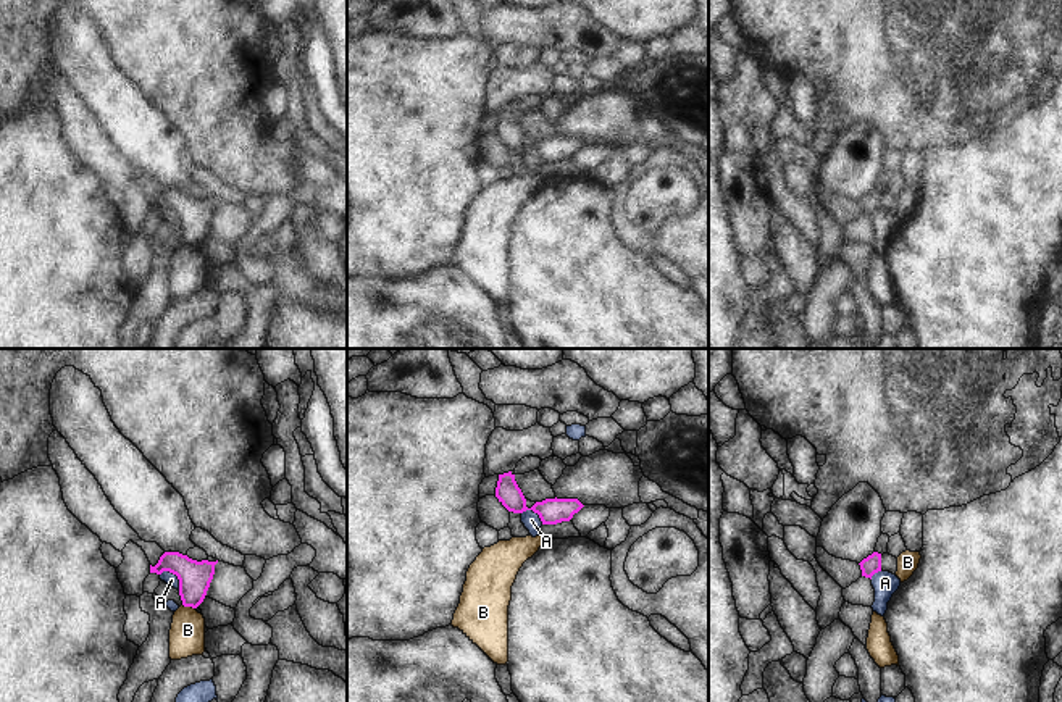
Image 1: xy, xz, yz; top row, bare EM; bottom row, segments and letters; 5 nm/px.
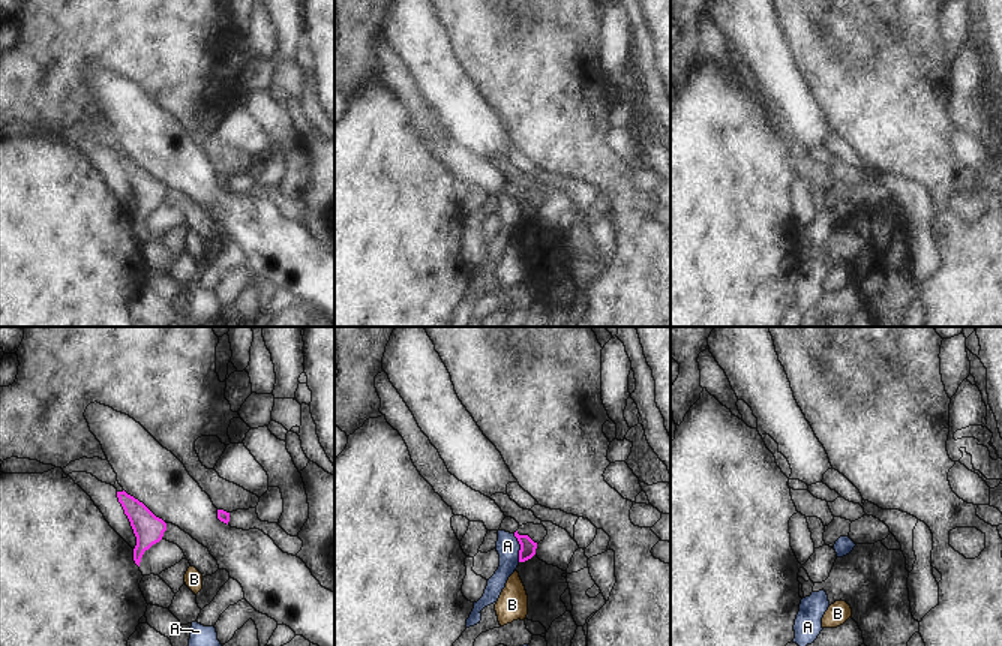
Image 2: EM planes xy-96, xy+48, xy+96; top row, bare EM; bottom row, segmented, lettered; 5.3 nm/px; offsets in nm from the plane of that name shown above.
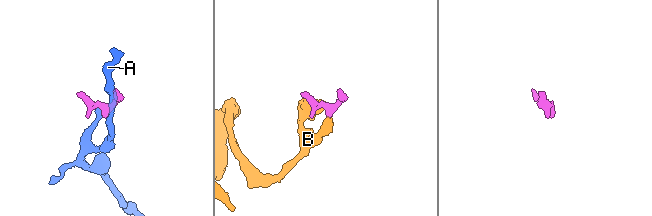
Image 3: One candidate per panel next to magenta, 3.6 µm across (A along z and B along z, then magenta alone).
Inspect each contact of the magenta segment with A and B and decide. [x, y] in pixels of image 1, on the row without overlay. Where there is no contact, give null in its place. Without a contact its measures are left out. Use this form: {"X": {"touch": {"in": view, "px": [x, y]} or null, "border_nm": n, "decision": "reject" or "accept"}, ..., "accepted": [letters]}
{"A": {"touch": {"in": "xy", "px": [176, 213]}, "border_nm": 130, "decision": "reject"}, "B": {"touch": {"in": "xy", "px": [189, 244]}, "border_nm": 70, "decision": "reject"}, "accepted": []}

